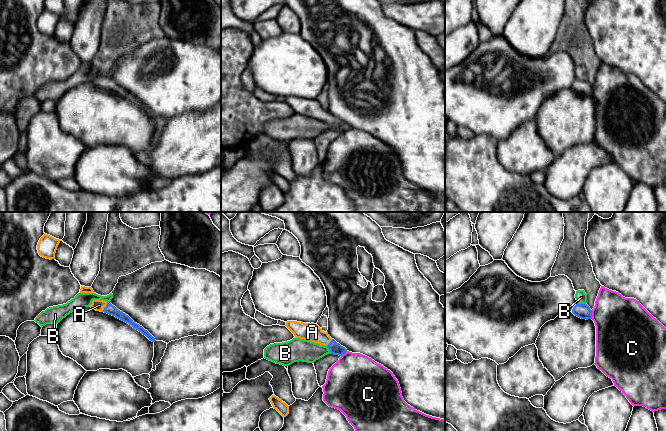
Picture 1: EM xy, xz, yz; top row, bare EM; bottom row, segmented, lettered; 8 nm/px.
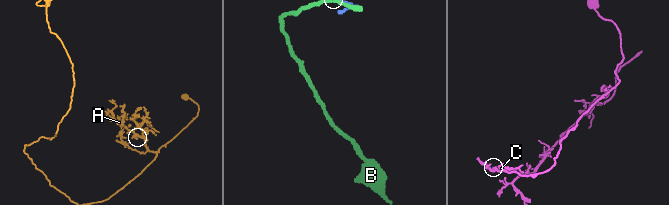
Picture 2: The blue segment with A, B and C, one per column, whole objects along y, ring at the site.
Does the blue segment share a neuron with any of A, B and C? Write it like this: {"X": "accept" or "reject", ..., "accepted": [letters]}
{"A": "accept", "B": "reject", "C": "reject", "accepted": ["A"]}

